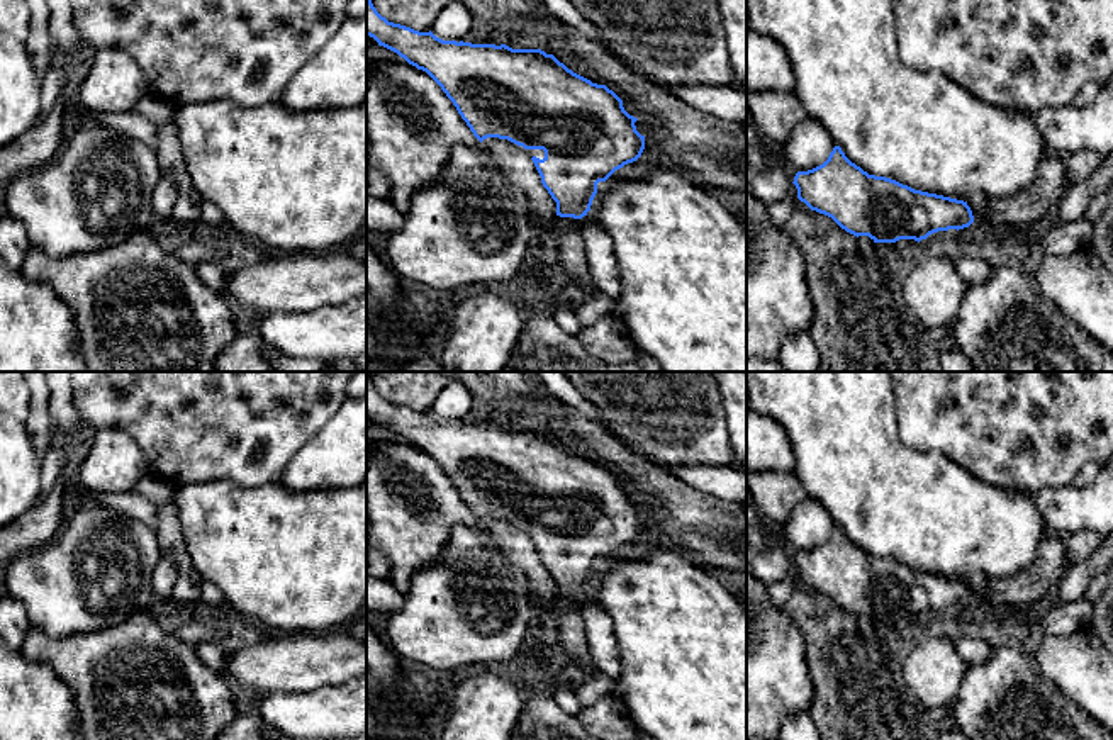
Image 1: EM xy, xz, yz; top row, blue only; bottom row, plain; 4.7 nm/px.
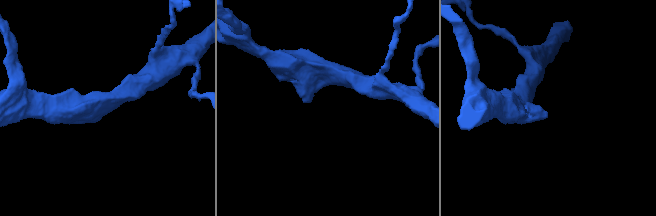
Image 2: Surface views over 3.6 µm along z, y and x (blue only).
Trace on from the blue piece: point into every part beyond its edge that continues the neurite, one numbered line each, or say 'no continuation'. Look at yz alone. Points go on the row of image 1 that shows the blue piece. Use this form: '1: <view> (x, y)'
no continuation

